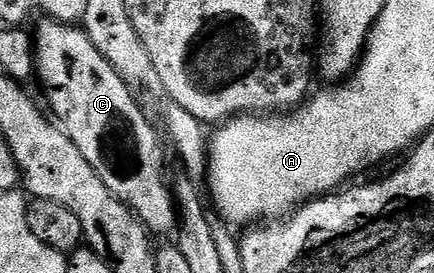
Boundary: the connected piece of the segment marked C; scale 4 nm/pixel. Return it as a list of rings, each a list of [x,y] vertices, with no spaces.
[[[49,18],[39,21],[38,33],[35,31],[32,36],[34,63],[37,79],[42,79],[42,84],[46,87],[46,100],[50,103],[49,111],[52,116],[54,111],[53,119],[62,129],[62,133],[72,138],[76,150],[84,154],[88,166],[96,170],[100,182],[104,182],[104,186],[114,197],[130,208],[147,232],[155,237],[166,236],[169,232],[171,235],[176,228],[176,201],[168,180],[166,184],[166,156],[162,153],[157,130],[150,125],[150,120],[142,113],[137,98],[130,93],[131,85],[96,50],[96,46],[81,27]]]

